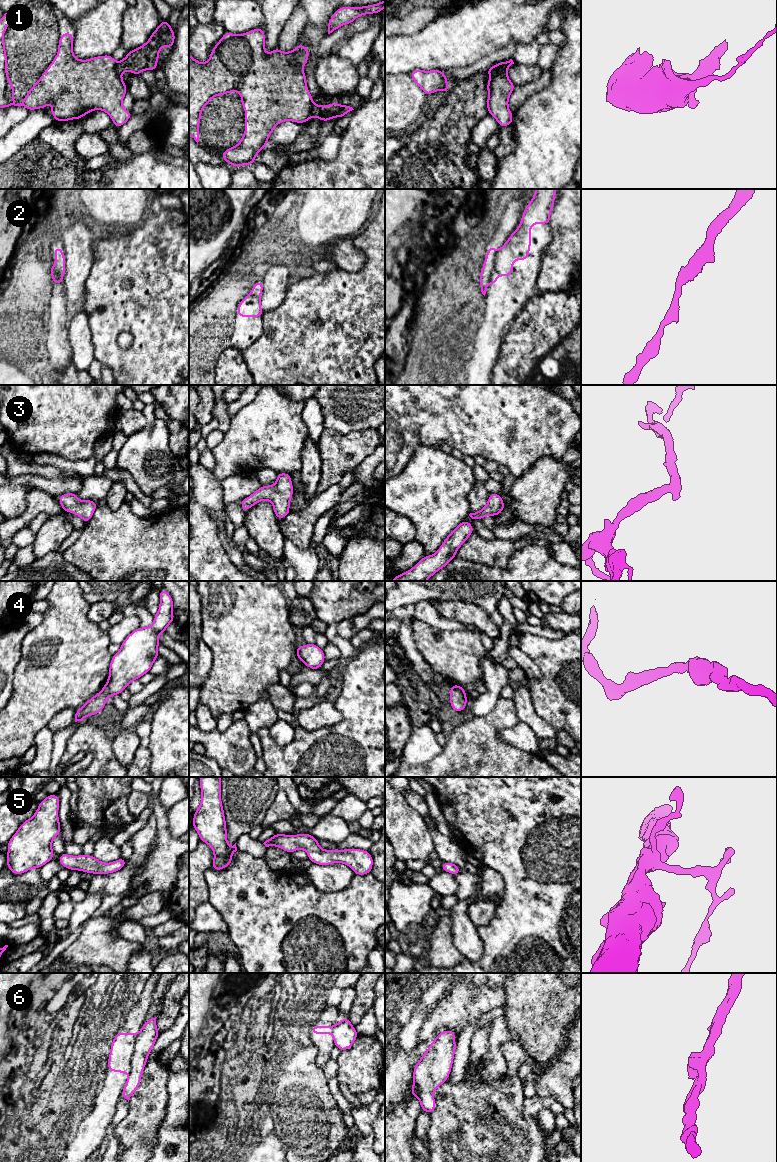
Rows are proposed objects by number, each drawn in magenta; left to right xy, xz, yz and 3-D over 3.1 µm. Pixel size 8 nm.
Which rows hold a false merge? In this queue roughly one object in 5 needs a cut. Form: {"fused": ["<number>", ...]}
{"fused": ["1", "2", "6"]}

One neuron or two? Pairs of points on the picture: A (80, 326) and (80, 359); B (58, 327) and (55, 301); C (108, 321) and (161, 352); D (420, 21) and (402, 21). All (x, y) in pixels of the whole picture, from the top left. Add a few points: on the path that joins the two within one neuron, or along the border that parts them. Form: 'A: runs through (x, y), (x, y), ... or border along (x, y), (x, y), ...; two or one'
A: runs through (80, 334), (80, 351); one
B: runs through (57, 321), (57, 307); one
C: runs through (121, 321), (130, 321), (148, 339); one
D: runs through (416, 21), (406, 21); one

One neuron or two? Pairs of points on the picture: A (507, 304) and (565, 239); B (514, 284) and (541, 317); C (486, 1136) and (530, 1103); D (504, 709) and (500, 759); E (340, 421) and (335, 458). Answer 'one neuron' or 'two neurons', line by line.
A: two neurons
B: two neurons
C: two neurons
D: one neuron
E: two neurons

